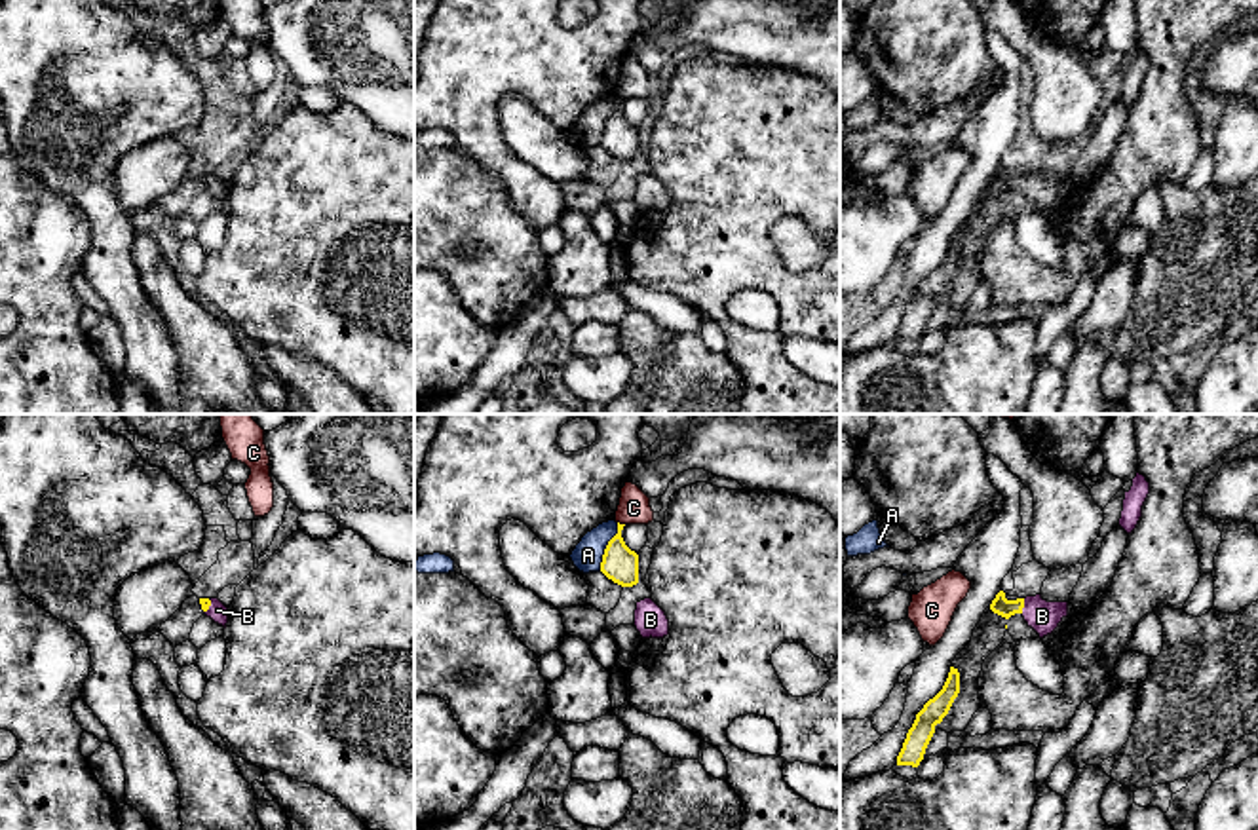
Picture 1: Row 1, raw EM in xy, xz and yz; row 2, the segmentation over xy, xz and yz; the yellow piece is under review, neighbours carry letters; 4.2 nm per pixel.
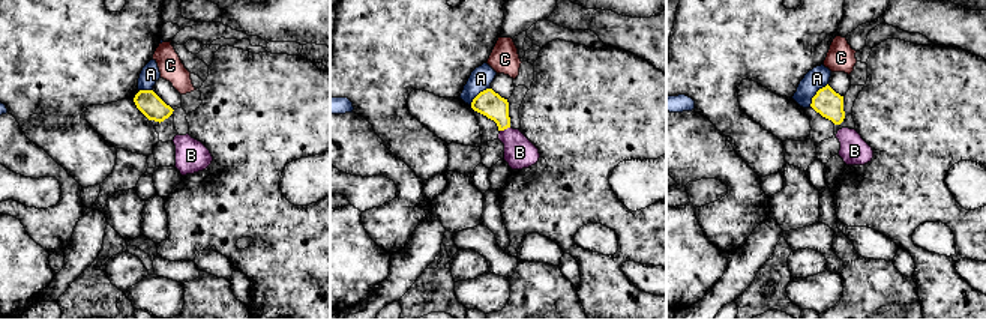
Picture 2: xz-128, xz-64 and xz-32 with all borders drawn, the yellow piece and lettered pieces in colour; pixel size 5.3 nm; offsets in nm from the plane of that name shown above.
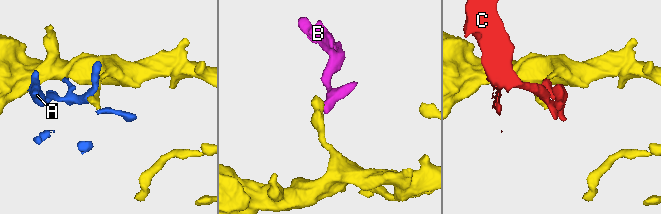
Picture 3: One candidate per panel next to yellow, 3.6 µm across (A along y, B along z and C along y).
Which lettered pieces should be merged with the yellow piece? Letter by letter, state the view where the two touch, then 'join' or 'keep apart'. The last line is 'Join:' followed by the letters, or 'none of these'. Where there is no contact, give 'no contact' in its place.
A: contact in xz; keep apart
B: contact in yz; join
C: contact in xz; keep apart
Join: B

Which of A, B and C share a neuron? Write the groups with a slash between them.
A / B / C

